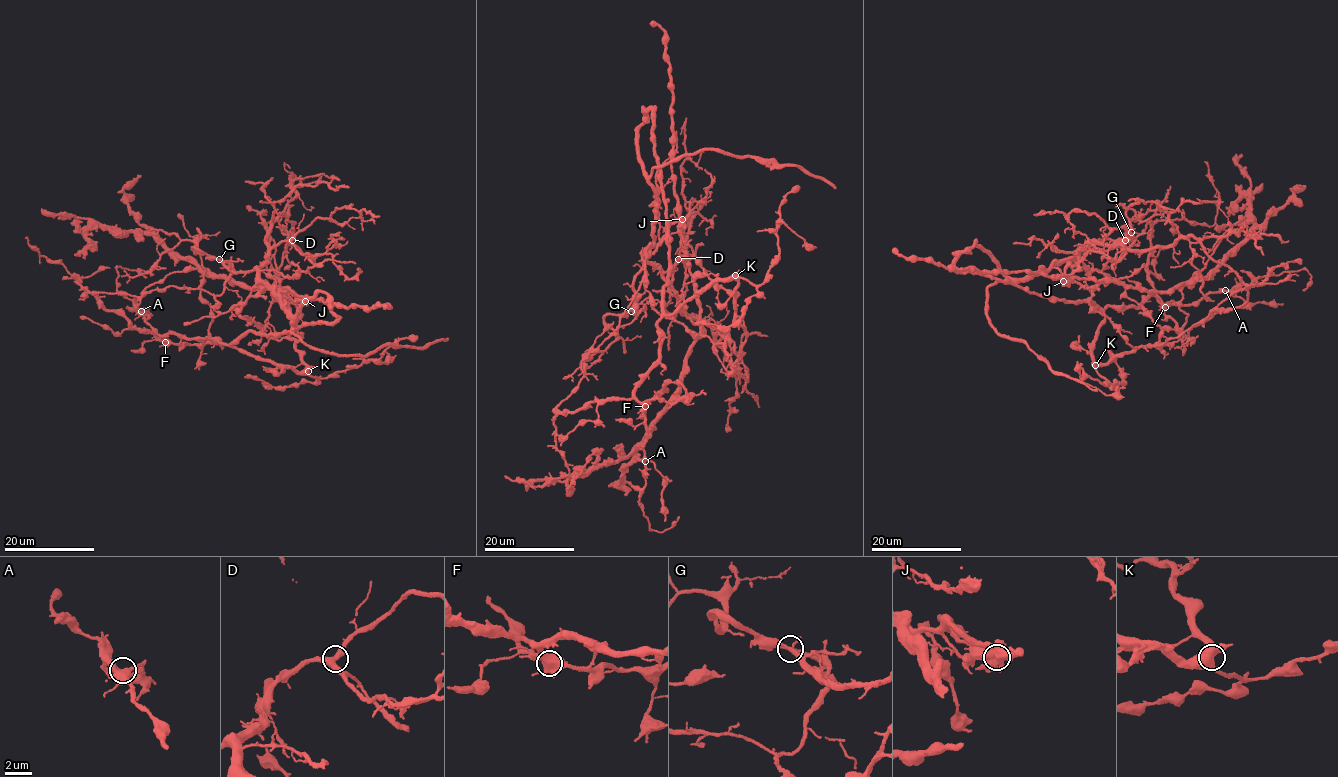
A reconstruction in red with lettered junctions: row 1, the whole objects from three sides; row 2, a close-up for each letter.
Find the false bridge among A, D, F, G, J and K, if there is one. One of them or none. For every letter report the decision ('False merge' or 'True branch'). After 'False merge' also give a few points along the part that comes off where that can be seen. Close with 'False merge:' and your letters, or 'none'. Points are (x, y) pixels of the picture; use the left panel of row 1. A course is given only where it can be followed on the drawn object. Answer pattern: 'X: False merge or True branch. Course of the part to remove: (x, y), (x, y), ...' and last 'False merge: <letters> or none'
A: True branch
D: True branch
F: True branch
G: True branch
J: False merge. Course of the part to remove: (306, 300), (285, 287), (251, 287), (216, 274), (178, 257), (149, 234), (117, 233), (88, 219), (41, 210)
K: True branch
False merge: J

